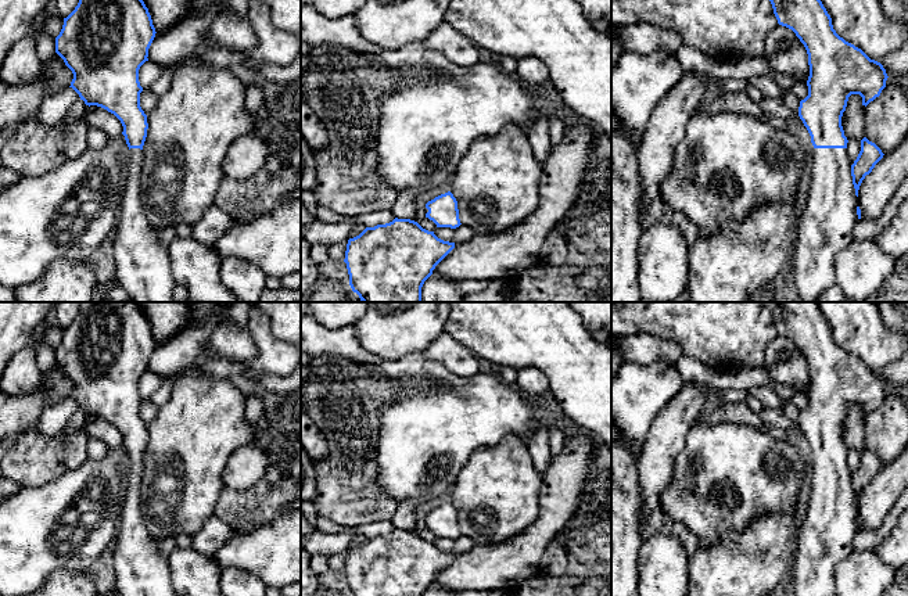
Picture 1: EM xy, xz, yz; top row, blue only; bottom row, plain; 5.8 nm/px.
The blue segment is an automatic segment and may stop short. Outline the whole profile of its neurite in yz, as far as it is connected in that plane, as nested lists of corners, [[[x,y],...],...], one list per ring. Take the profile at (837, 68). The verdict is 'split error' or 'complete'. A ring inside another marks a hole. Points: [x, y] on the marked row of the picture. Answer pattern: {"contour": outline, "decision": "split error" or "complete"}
{"contour": [[[821,0],[769,1],[778,24],[792,29],[808,54],[808,96],[800,101],[798,116],[814,150],[793,265],[801,302],[818,302],[836,284],[836,255],[854,240],[859,186],[884,155],[864,137],[851,165],[841,116],[851,94],[859,94],[866,107],[889,76],[880,62],[836,33]]], "decision": "split error"}

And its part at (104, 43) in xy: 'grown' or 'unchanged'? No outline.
grown

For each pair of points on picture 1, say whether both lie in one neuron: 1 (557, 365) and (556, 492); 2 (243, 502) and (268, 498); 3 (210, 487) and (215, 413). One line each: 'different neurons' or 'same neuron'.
1: different neurons
2: same neuron
3: same neuron

